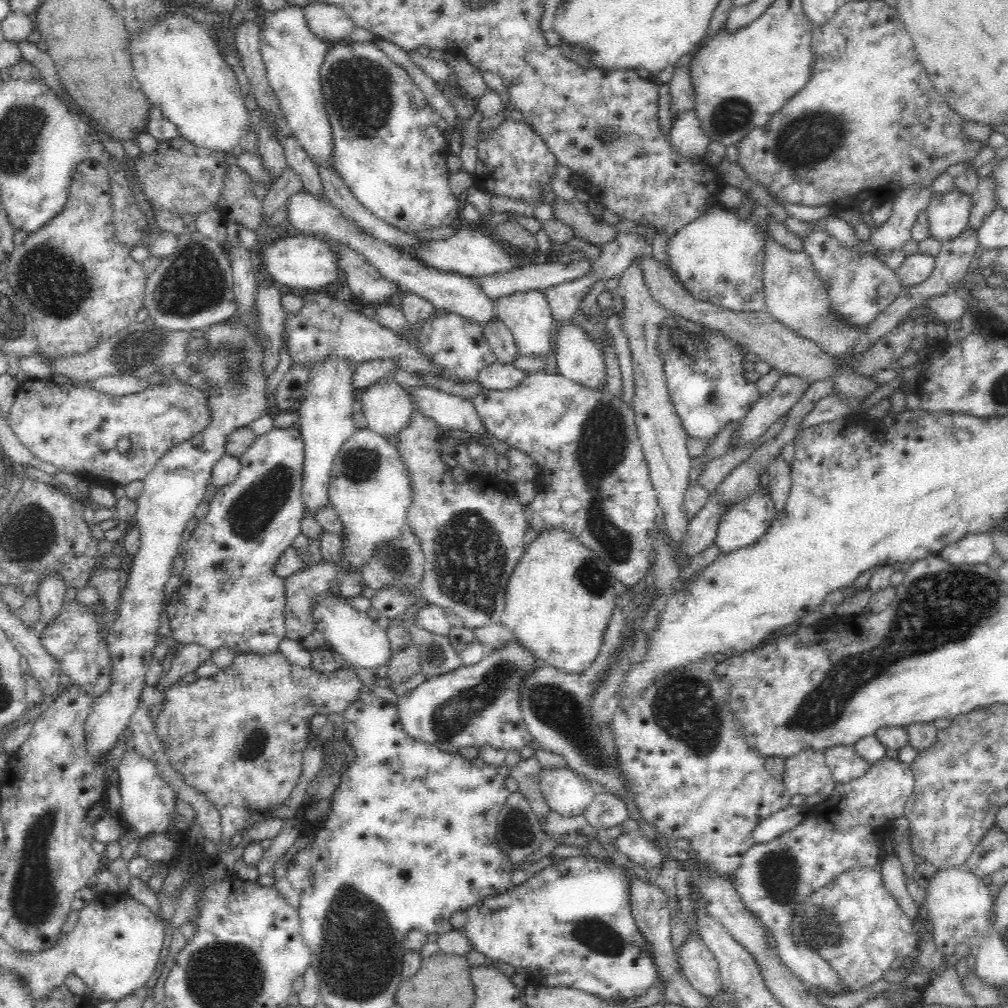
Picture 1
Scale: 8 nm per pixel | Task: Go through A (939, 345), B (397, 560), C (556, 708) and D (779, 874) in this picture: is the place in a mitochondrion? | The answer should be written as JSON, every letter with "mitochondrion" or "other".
{"A":"other","B":"mitochondrion","C":"mitochondrion","D":"mitochondrion"}

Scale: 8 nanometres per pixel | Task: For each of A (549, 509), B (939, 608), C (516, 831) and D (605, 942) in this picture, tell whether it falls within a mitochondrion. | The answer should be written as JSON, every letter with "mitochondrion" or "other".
{"A":"other","B":"mitochondrion","C":"mitochondrion","D":"mitochondrion"}

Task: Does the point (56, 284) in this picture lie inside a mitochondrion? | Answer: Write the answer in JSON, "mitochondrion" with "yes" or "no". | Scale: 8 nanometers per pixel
{"mitochondrion":"yes"}

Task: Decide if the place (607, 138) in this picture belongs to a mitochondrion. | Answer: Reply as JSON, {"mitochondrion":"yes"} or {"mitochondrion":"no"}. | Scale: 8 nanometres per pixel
{"mitochondrion":"yes"}

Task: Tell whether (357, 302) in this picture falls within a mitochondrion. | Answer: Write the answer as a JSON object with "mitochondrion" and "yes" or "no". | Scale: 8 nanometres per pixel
{"mitochondrion":"no"}

